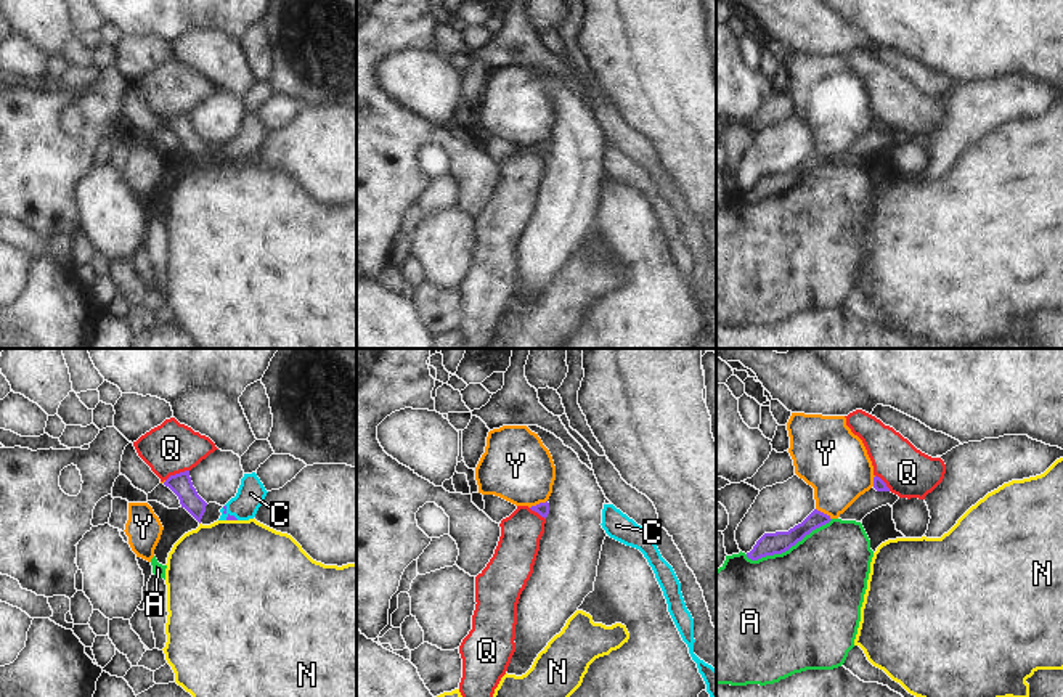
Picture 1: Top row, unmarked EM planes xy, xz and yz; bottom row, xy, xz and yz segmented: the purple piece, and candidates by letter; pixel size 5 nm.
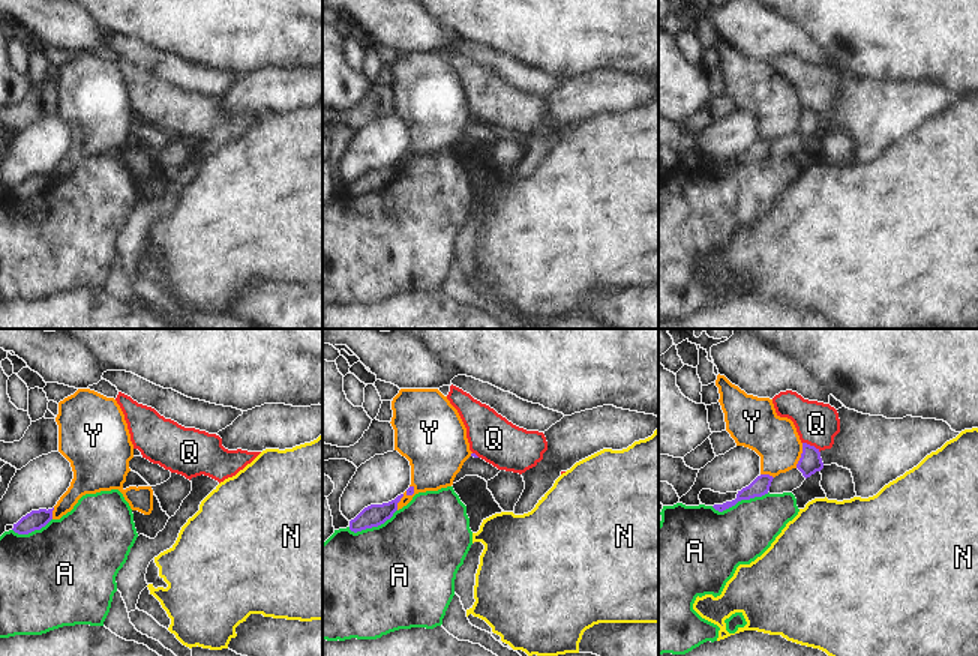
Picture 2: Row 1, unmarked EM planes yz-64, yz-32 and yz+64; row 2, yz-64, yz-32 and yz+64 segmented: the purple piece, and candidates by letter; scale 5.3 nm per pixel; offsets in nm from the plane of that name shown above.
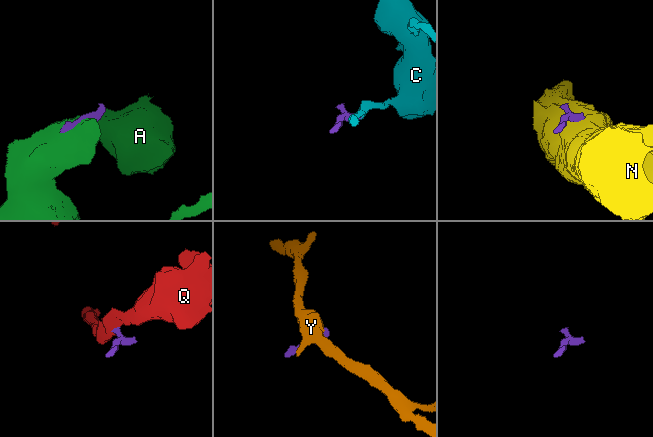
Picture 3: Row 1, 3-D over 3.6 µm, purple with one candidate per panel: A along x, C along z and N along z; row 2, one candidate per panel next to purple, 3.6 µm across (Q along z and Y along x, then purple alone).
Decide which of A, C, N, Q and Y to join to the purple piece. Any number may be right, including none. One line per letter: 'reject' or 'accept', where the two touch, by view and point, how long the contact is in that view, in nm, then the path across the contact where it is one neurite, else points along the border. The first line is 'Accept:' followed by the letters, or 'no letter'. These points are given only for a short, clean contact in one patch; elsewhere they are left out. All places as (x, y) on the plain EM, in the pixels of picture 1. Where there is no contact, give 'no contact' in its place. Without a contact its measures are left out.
Accept: C
A: reject | yz (789, 188) | 480 nm
C: accept | xy (228, 154) | 110 nm | across xy (230, 158), (228, 154), (251, 134)
N: reject | xy (232, 159) | 60 nm | along xy (227, 159), (236, 161)
Q: reject | xy (177, 114) | 130 nm | along xy (188, 110), (172, 114), (166, 121)
Y: reject | xz (540, 143) | 100 nm

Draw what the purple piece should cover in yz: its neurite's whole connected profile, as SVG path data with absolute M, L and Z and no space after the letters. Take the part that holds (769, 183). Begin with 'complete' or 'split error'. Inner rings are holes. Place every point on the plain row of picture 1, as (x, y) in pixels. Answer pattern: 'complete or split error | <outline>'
complete | M814 149L801 164L795 165L788 172L764 173L753 190L747 193L747 198L758 201L766 196L782 194L801 181L813 170L829 164L830 156Z

